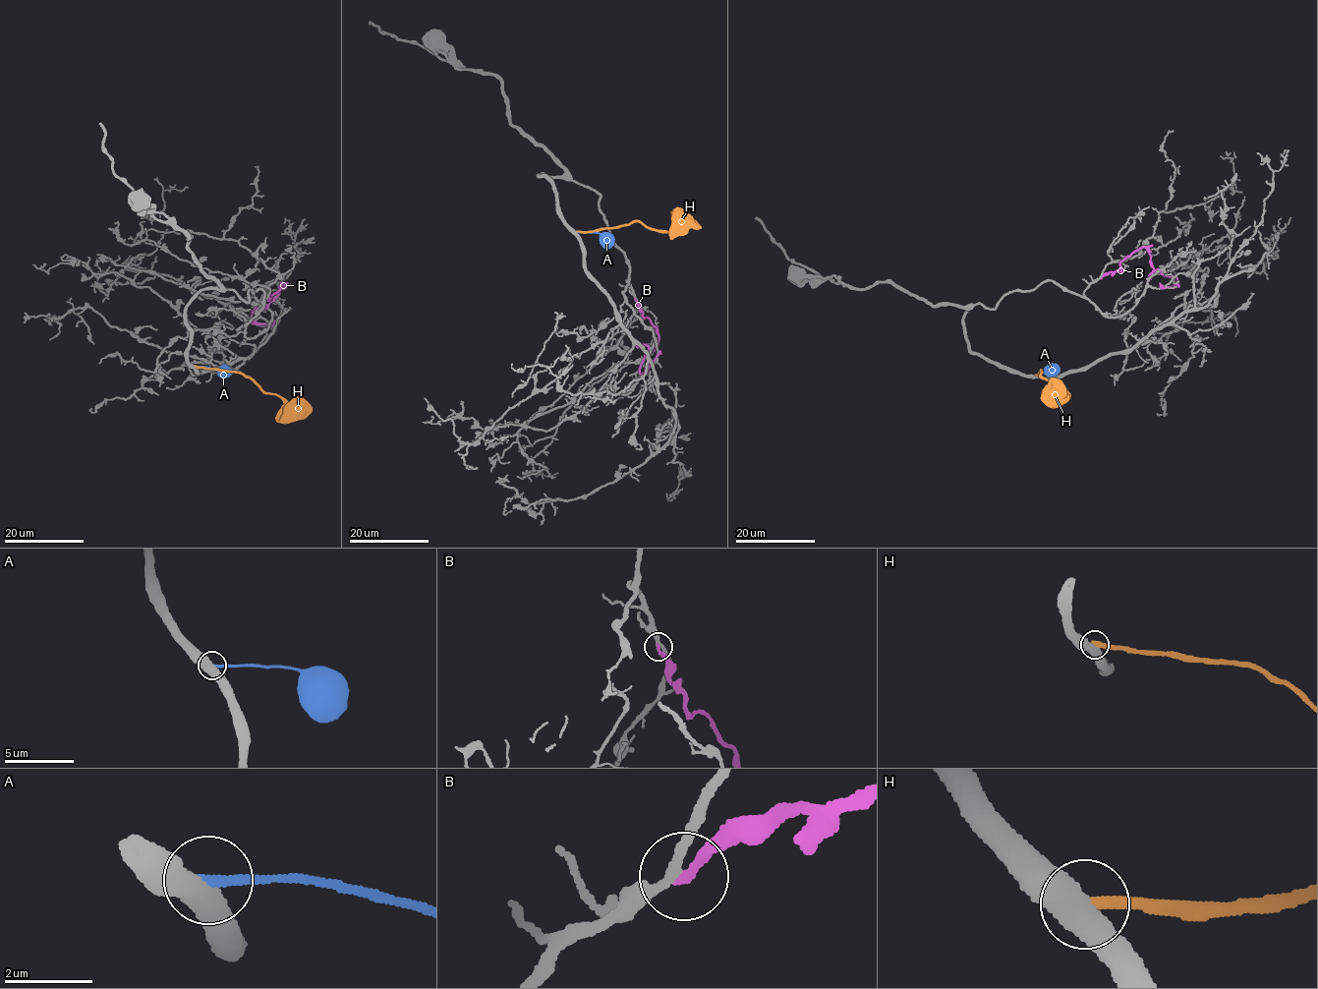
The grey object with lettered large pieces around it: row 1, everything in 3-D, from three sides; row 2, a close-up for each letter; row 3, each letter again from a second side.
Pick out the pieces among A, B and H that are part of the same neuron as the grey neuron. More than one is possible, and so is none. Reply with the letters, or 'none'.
none

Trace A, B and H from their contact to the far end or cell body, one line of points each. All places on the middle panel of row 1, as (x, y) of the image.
A: (575, 232), (598, 232), (609, 237), (613, 244)
B: (635, 299), (644, 318), (649, 318), (657, 329), (658, 341), (645, 357), (640, 374), (659, 351)
H: (575, 232), (616, 228), (637, 221), (650, 228), (673, 231), (689, 219), (700, 228)

